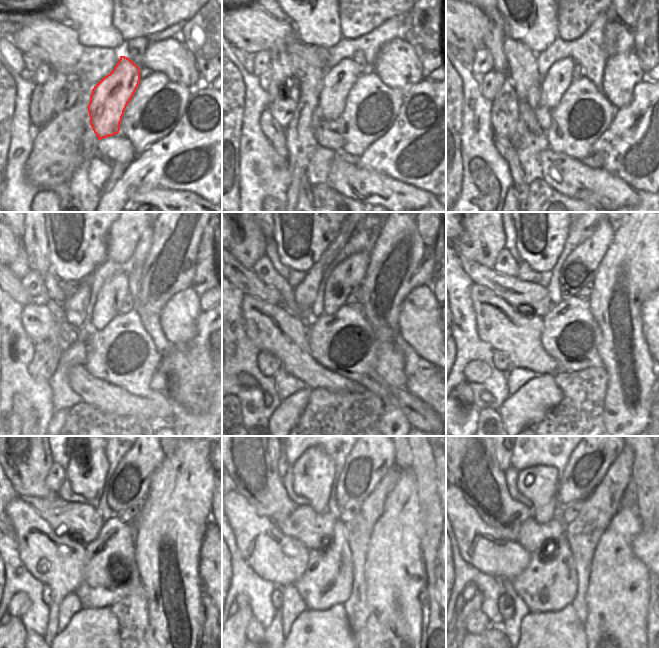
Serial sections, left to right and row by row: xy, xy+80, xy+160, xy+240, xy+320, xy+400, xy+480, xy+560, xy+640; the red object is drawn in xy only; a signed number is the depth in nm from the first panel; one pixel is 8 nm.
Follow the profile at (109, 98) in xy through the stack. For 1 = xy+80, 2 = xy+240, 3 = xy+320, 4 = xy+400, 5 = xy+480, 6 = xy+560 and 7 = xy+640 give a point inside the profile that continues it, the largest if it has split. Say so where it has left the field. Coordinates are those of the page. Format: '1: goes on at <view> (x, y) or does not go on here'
1: goes on at xy+80 (334, 98)
2: goes on at xy+240 (103, 318)
3: goes on at xy+320 (328, 306)
4: goes on at xy+400 (585, 262)
5: goes on at xy+480 (131, 479)
6: goes on at xy+560 (371, 456)
7: goes on at xy+640 (589, 462)

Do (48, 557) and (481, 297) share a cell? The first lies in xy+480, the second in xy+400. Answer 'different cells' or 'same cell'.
same cell

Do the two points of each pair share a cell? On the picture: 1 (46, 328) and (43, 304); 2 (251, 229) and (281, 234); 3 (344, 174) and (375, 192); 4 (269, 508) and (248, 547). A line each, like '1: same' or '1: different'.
1: same
2: different
3: same
4: different

